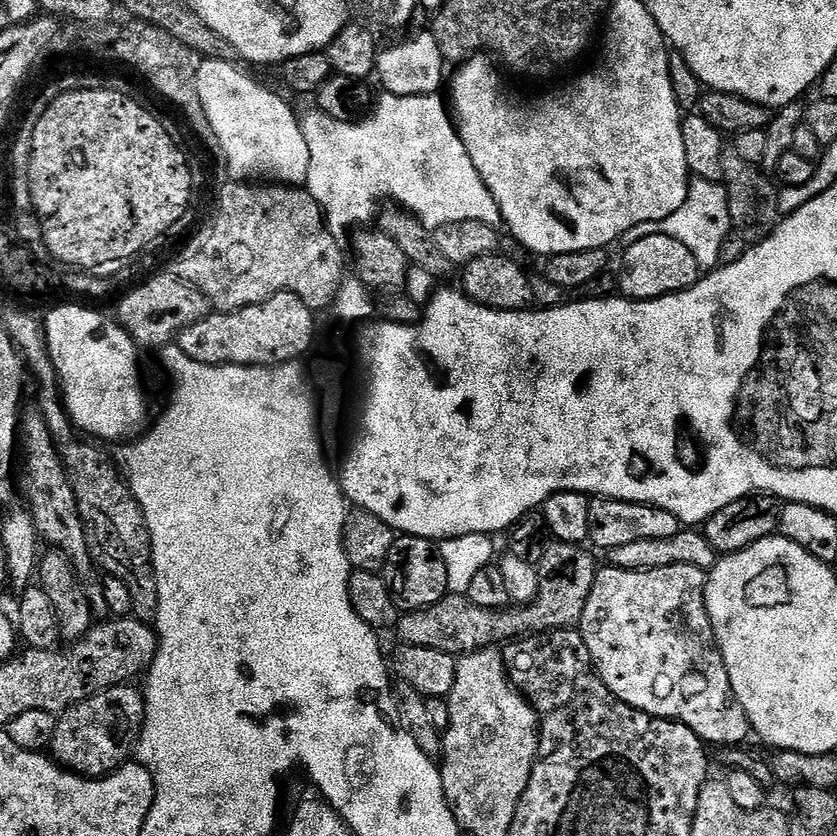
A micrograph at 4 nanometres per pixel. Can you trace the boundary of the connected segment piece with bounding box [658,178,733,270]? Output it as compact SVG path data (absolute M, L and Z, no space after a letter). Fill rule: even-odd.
M693 179L688 185L686 202L682 202L682 206L678 206L670 218L659 221L658 228L663 235L686 245L696 256L701 269L715 269L721 263L724 242L733 231L727 187L715 180Z

